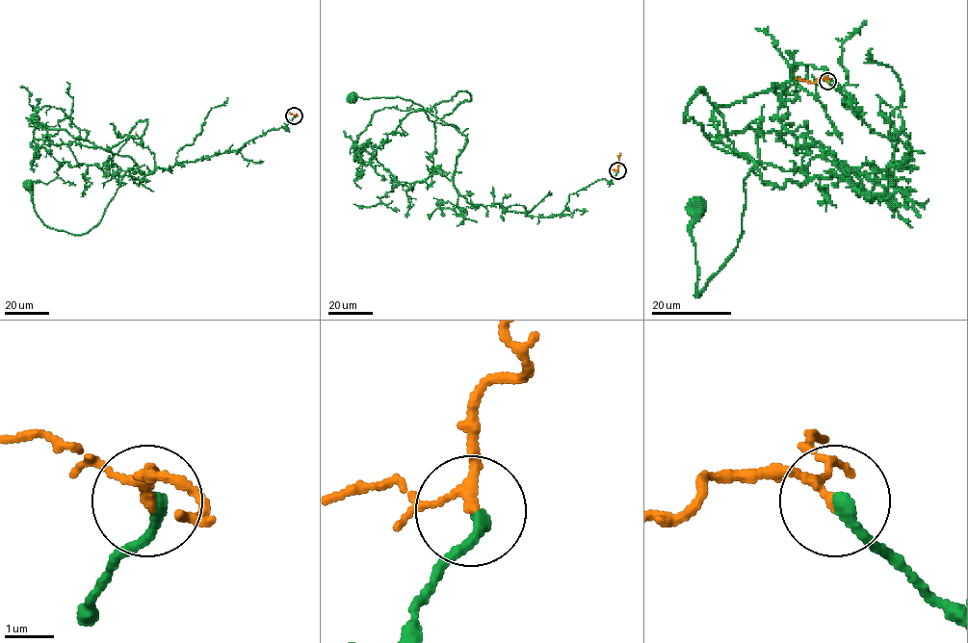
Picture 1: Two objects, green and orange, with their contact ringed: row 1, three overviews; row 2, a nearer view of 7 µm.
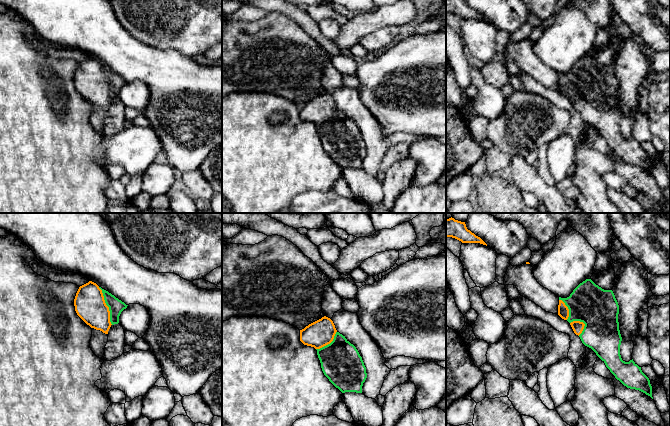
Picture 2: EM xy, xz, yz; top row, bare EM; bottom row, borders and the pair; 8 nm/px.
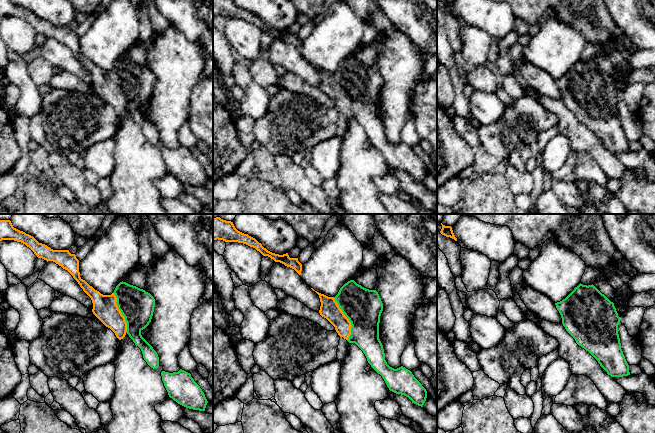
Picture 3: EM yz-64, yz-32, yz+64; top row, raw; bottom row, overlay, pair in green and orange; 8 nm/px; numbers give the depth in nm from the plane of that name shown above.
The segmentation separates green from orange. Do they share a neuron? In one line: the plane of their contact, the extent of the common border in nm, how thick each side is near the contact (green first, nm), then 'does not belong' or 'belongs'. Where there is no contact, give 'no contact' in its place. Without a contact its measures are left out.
meets green in xy; contact 320 nm long; 120 nm thick on the green side, 240 nm on the other; belongs

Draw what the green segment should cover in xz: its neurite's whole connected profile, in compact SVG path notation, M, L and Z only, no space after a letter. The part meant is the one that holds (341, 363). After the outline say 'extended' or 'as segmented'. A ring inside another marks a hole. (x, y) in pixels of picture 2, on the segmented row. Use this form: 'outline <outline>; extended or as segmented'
outline M324 316L300 330L300 341L314 347L324 375L342 393L362 393L366 367L356 347Z; extended

